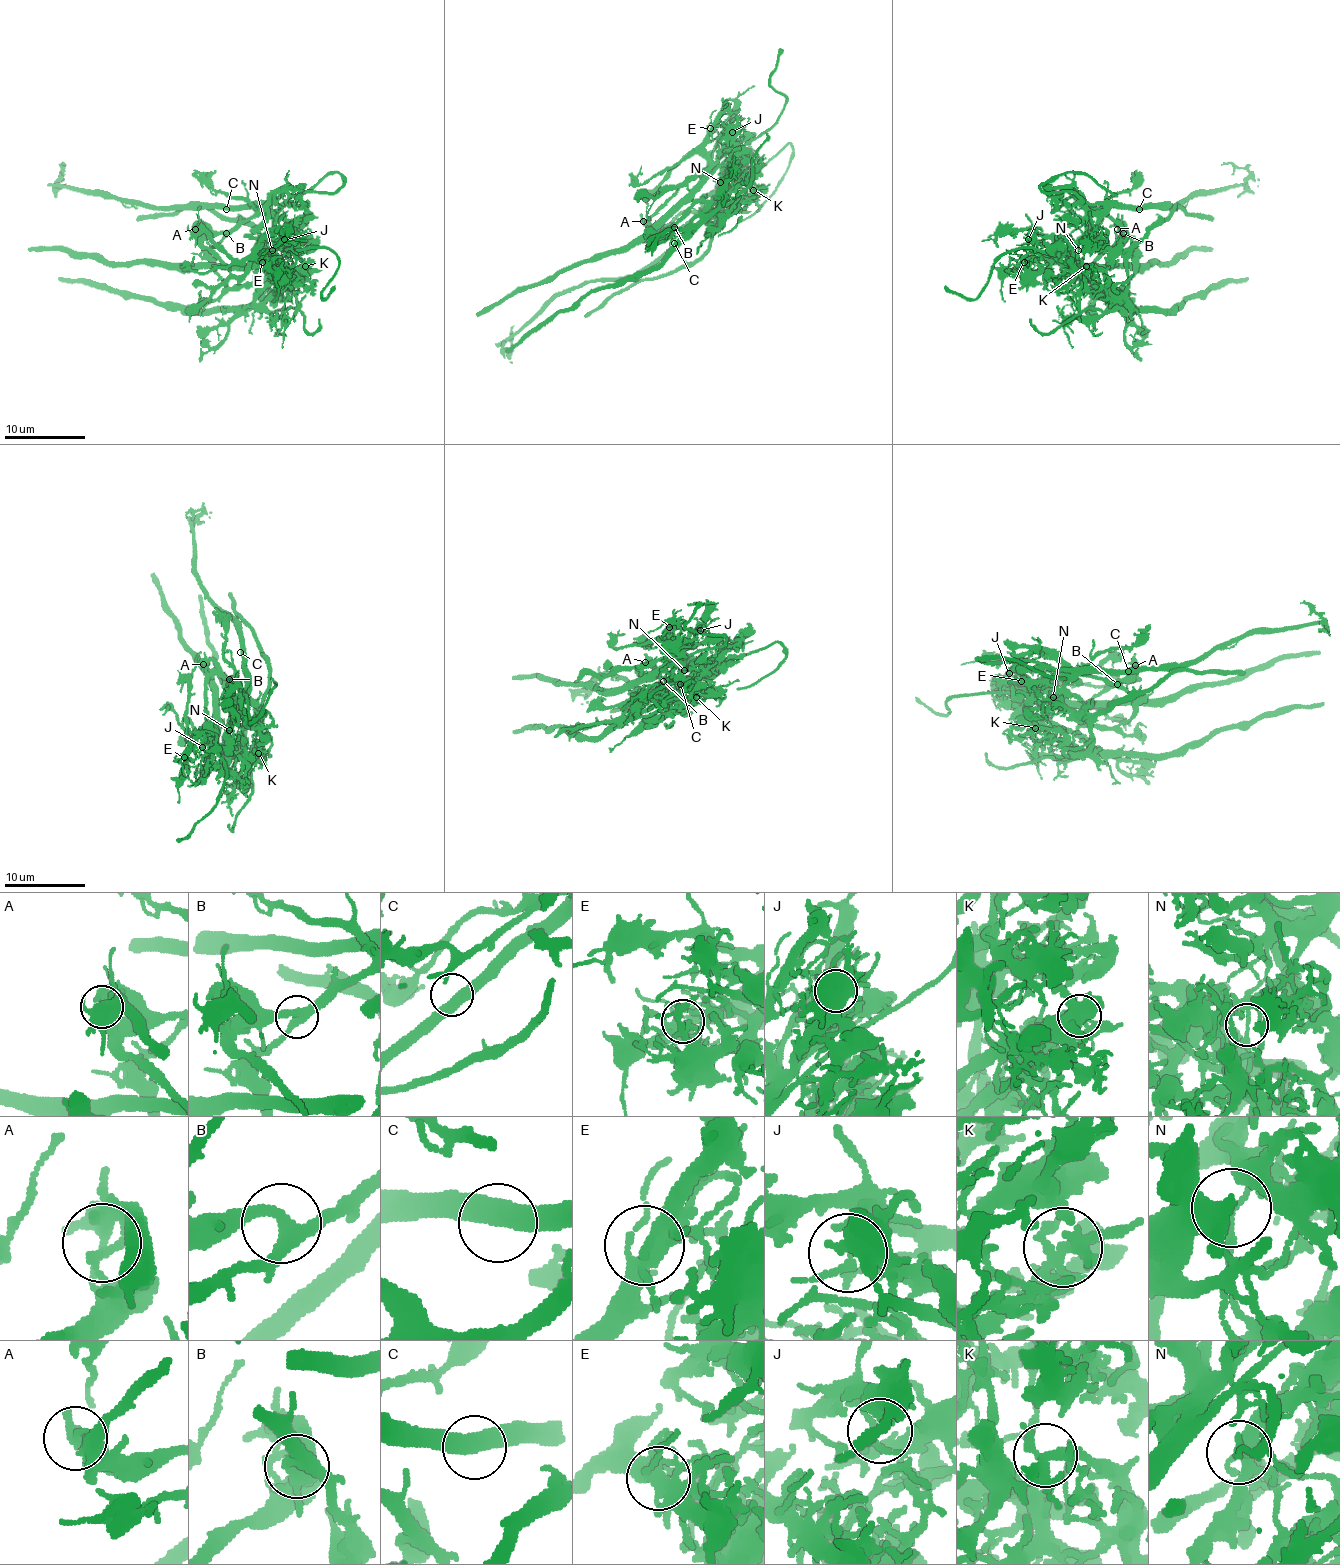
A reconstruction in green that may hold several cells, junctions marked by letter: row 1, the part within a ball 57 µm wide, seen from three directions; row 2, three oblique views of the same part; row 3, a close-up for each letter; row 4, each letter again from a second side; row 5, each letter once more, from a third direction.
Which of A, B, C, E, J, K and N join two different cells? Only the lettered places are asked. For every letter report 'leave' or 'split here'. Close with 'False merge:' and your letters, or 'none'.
A: split here
B: leave
C: leave
E: leave
J: leave
K: split here
N: split here
False merge: A, K, N

